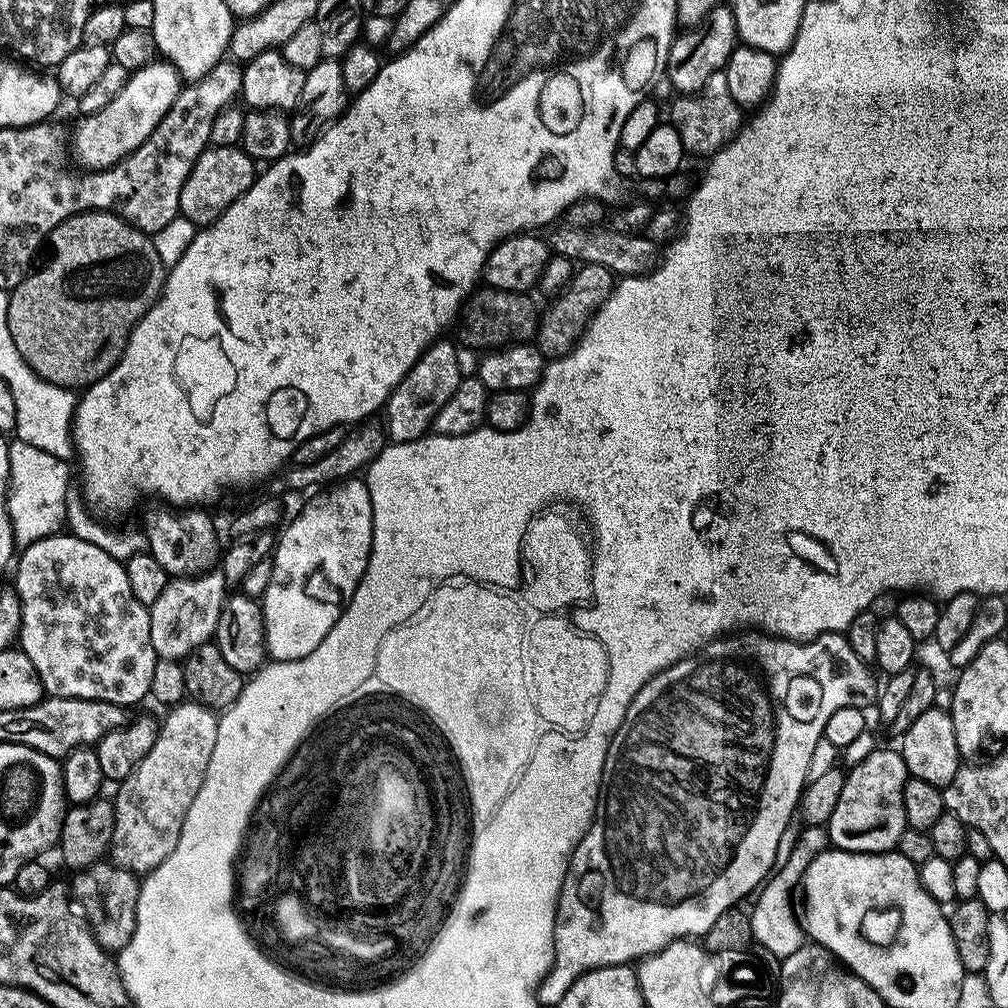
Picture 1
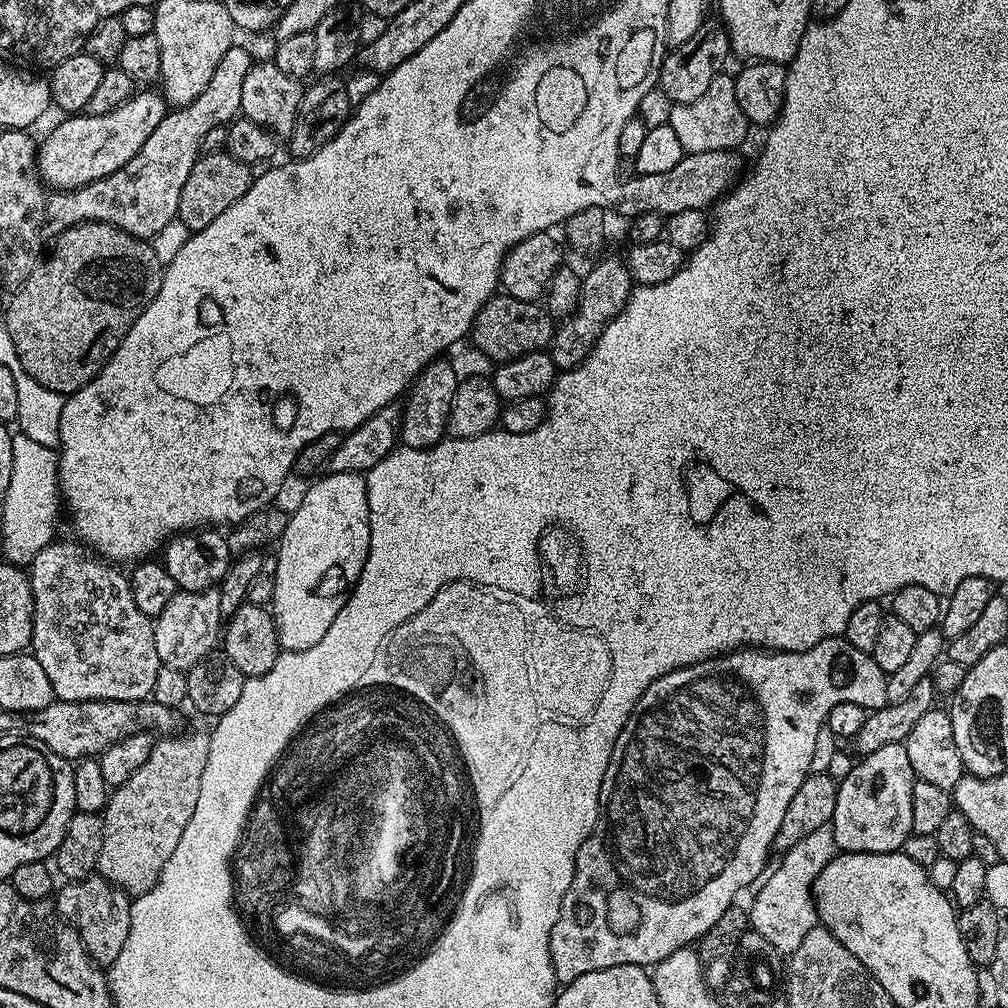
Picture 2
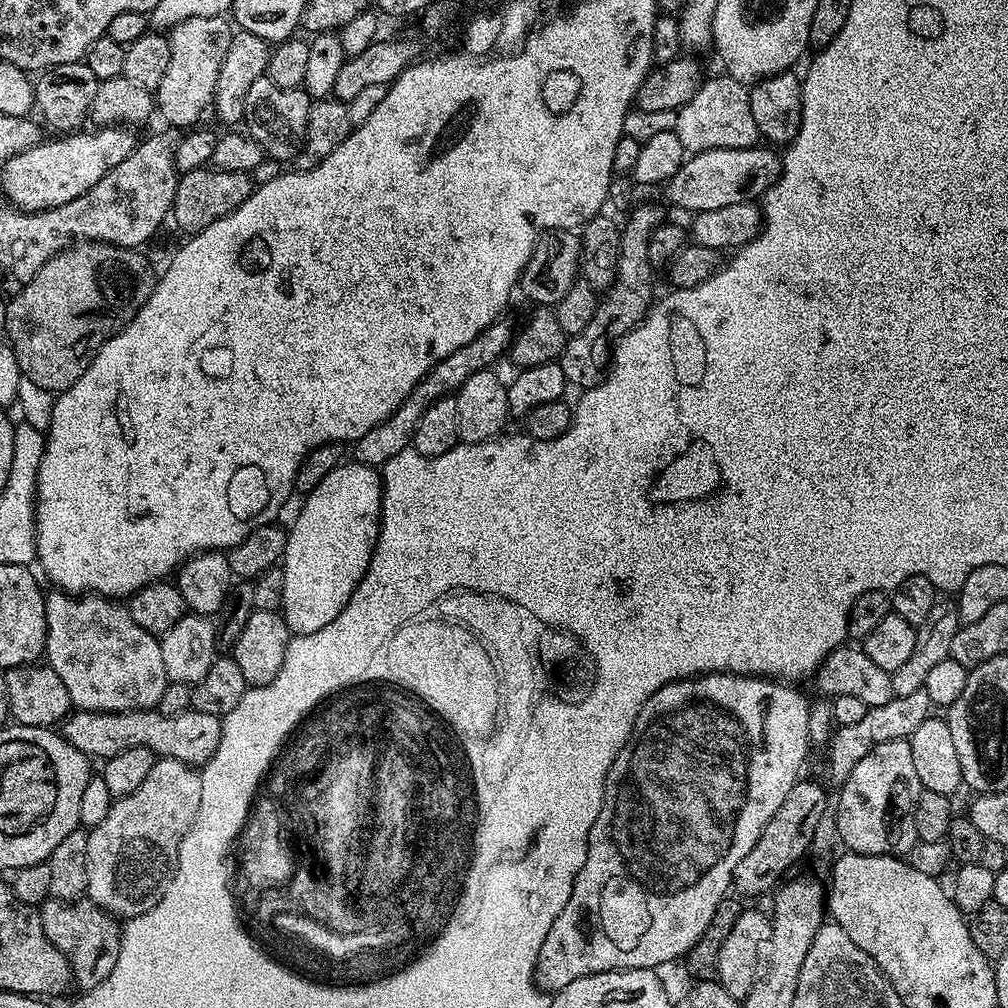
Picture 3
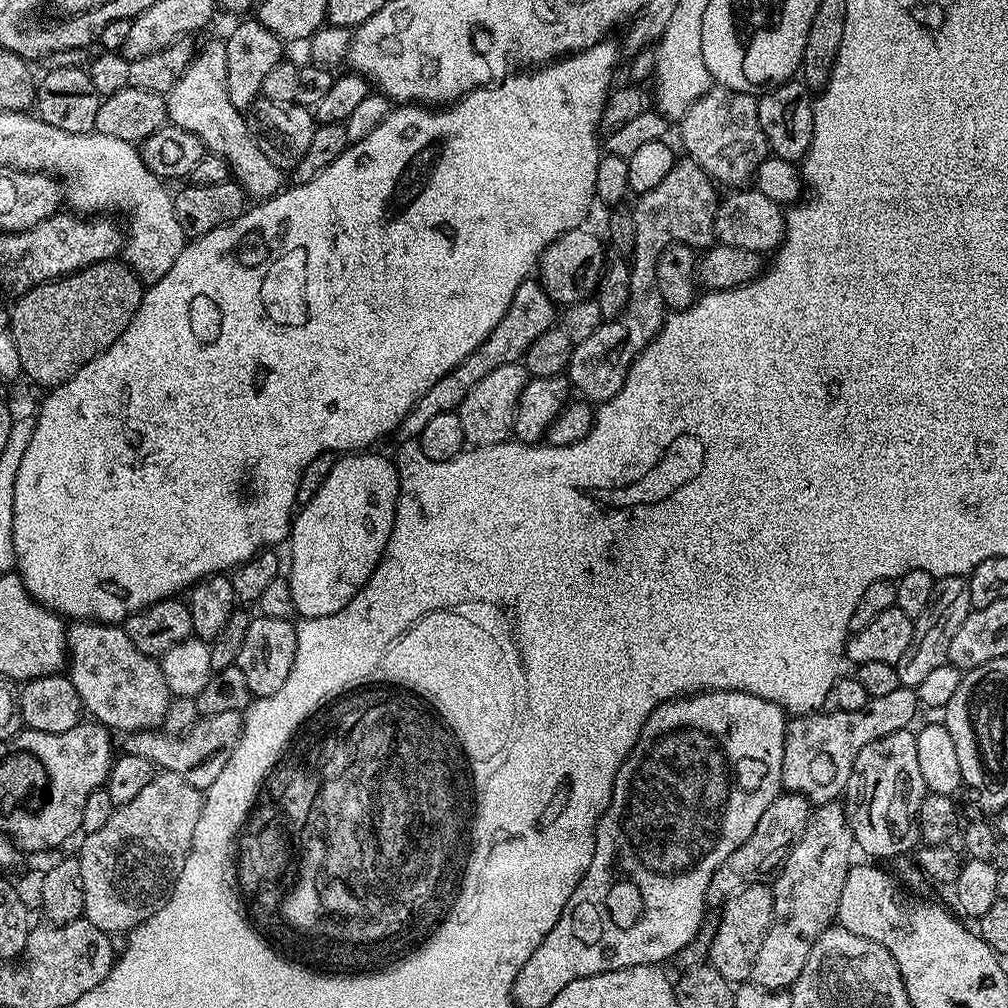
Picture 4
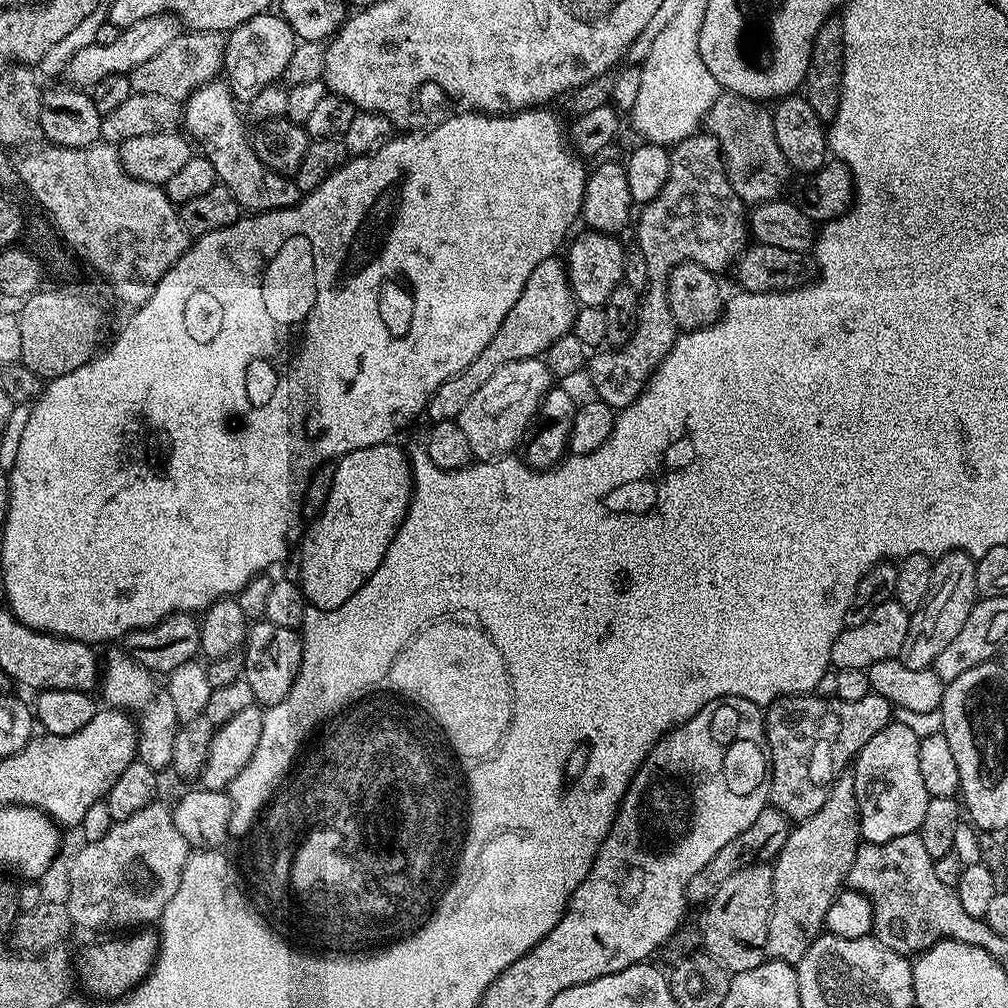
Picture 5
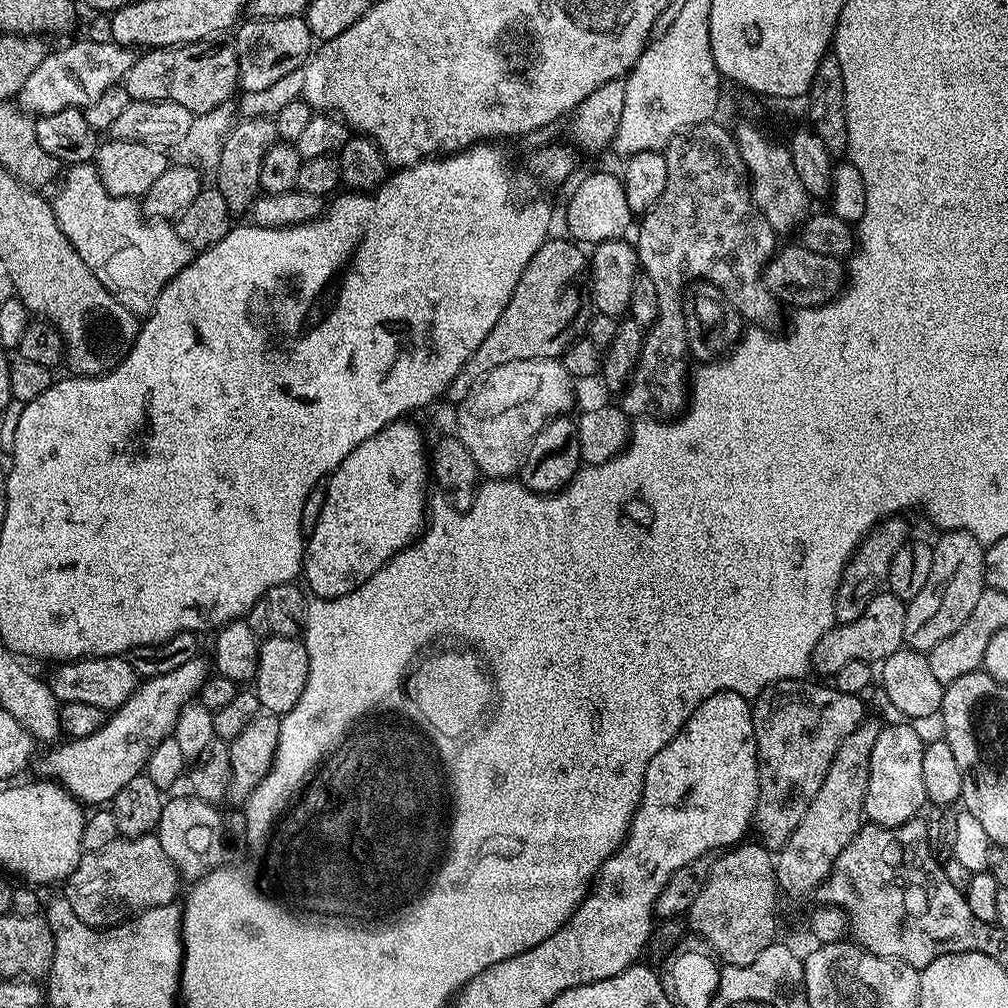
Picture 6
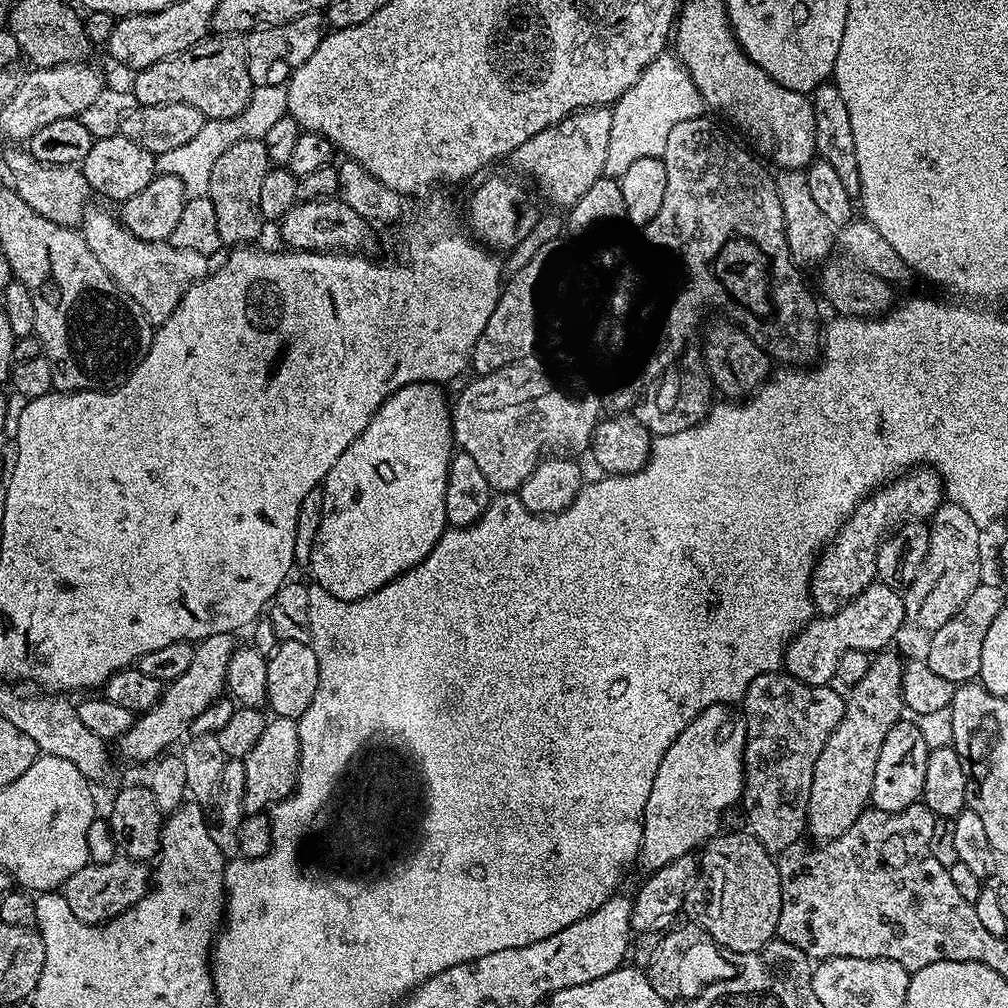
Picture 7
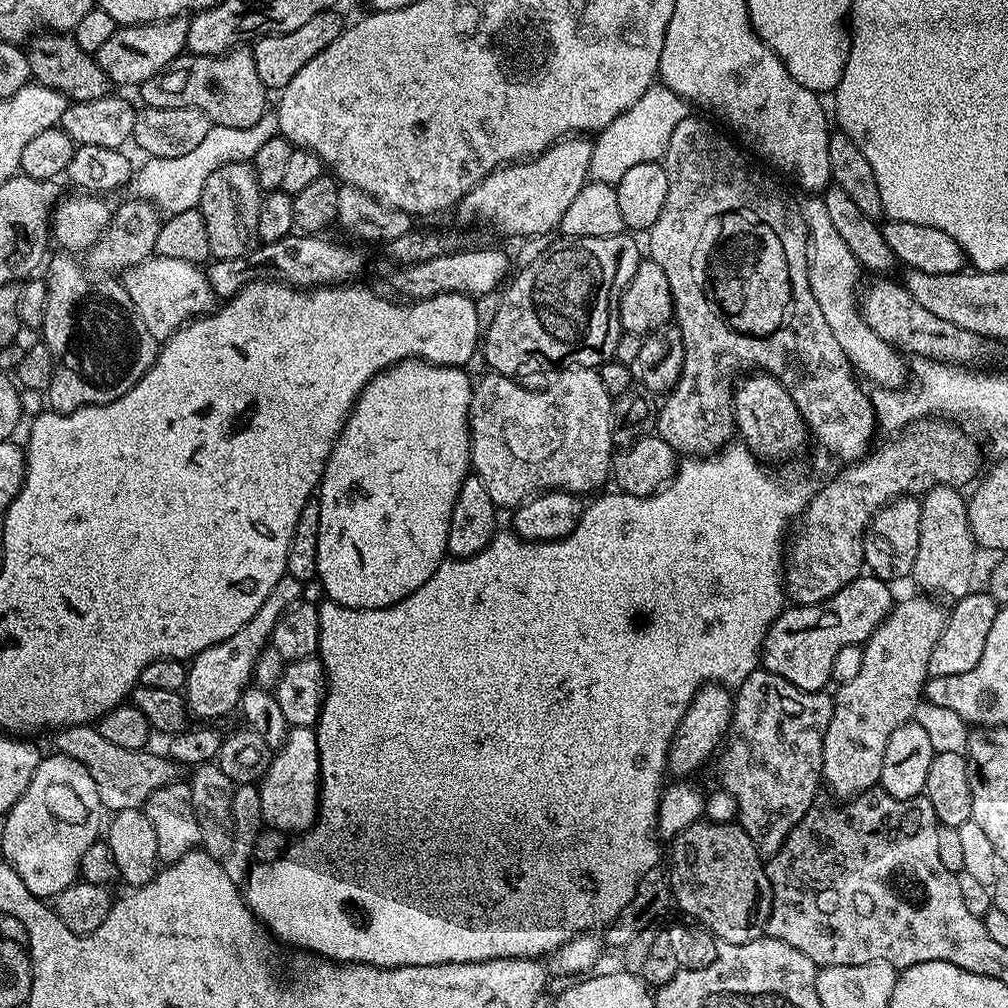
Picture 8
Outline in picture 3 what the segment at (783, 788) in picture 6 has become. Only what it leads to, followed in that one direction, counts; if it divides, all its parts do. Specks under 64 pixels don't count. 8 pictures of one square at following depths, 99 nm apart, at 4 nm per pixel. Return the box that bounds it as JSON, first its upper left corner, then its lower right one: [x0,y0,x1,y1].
[826,688,932,782]

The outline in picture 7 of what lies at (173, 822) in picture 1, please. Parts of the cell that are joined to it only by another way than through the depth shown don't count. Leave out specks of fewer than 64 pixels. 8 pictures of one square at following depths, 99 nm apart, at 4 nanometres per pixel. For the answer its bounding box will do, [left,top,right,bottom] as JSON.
[62,858,150,924]

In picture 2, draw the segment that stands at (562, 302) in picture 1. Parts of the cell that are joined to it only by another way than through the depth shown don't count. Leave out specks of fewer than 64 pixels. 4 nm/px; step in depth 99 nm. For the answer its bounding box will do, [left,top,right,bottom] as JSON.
[550,259,634,369]

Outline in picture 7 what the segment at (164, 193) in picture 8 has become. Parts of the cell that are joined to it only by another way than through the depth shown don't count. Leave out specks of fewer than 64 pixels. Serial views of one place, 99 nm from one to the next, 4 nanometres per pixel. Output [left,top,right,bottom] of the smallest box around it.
[156,85,288,196]

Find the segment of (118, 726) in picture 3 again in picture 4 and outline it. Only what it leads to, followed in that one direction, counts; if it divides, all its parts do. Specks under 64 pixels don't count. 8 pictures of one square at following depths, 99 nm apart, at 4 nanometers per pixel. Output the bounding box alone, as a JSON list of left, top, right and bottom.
[123,713,244,790]

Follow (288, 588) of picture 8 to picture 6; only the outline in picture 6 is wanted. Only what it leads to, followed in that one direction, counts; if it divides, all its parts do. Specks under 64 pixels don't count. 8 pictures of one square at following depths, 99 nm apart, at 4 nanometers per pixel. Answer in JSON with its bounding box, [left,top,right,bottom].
[39,654,210,805]

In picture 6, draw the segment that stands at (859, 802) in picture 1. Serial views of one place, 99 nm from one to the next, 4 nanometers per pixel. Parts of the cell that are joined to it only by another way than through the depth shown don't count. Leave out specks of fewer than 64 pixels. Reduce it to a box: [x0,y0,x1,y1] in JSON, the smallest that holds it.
[864,723,926,828]

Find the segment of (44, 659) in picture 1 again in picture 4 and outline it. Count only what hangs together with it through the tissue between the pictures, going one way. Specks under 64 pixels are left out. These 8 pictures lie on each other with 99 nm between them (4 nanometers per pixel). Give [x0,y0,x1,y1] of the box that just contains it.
[66,620,174,734]

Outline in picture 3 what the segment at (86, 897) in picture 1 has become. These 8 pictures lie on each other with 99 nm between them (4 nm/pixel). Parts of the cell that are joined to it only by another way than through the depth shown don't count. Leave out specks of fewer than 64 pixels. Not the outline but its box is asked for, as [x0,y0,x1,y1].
[38,898,121,990]

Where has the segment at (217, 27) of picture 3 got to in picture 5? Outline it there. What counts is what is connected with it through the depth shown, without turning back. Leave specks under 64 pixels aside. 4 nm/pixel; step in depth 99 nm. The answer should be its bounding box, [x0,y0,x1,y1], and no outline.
[182,78,302,213]

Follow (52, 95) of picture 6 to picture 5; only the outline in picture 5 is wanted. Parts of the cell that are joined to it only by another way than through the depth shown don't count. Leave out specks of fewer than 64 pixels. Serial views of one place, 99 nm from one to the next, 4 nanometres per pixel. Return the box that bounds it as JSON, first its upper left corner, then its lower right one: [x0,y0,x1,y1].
[66,12,182,90]

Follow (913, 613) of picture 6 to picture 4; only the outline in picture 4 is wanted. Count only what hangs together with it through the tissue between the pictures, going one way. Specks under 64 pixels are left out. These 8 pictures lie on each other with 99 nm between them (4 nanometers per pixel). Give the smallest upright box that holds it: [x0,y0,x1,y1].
[894,576,972,690]

